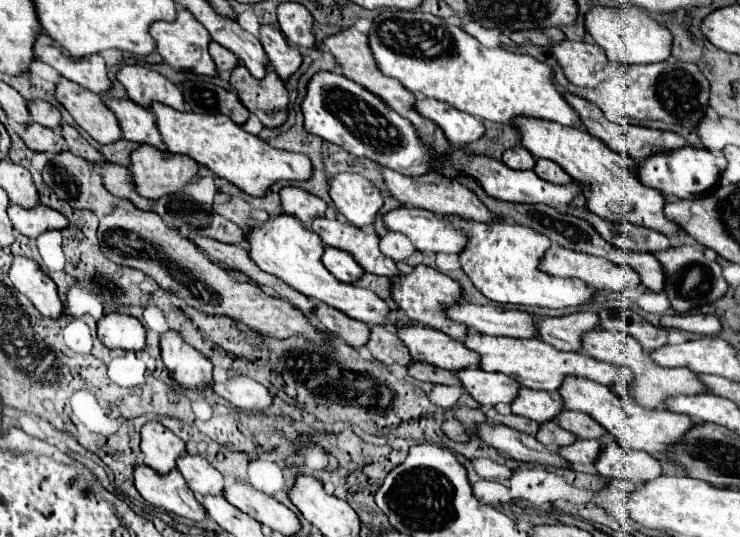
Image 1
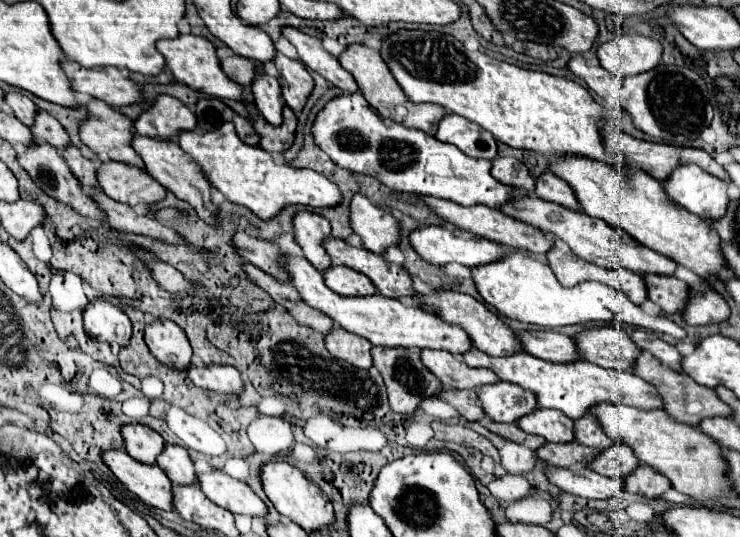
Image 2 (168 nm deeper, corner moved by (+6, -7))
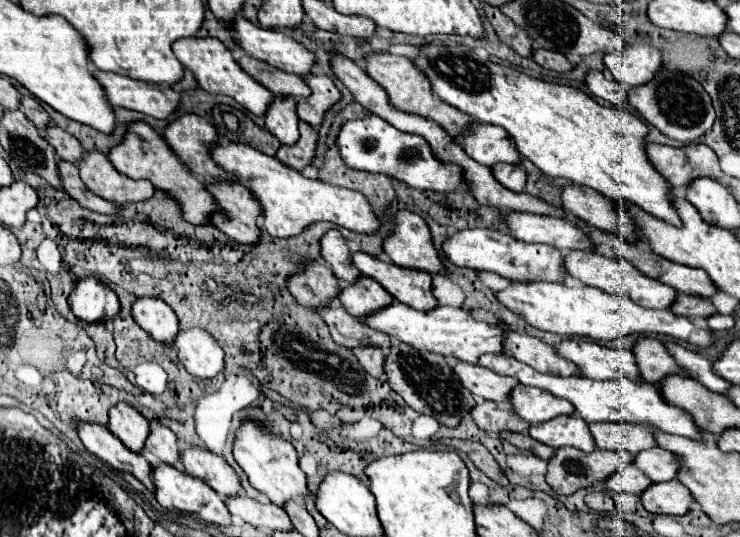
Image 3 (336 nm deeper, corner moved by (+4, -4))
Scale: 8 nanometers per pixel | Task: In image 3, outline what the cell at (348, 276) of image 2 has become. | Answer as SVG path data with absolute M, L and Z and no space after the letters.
M363 277L361 281L341 289L339 301L347 313L363 321L367 313L375 313L375 309L383 309L383 305L393 303L393 297L377 281Z

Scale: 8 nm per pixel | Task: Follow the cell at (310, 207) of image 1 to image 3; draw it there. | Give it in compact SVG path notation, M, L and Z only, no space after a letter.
M331 229L327 235L323 235L321 255L331 265L335 277L341 279L343 283L351 285L361 277L361 271L351 261L351 251L347 247L347 241L337 229Z

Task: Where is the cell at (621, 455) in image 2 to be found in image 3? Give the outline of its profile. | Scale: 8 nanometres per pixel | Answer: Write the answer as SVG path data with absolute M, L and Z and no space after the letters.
M655 447L655 449L647 449L637 453L633 467L641 469L645 475L649 475L655 483L659 481L671 481L677 479L677 471L679 471L679 459L675 453Z

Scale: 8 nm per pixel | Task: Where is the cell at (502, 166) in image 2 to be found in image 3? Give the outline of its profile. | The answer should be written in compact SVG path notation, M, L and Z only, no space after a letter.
M497 163L497 165L491 167L491 171L493 171L495 179L497 179L501 185L505 185L507 189L511 189L511 191L515 191L515 193L523 191L525 181L527 181L527 173L525 173L525 169L523 169L521 165Z

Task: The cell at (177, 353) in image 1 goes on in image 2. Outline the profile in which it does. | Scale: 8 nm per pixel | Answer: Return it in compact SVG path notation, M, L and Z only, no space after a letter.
M155 320L145 328L145 344L157 360L173 366L177 372L187 372L191 366L191 346L185 332L171 320Z

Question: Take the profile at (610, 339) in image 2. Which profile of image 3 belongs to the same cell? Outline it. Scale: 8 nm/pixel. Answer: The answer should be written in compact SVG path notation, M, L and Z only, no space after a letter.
M641 337L633 349L633 355L637 359L637 367L643 375L645 381L649 383L659 383L663 377L669 375L685 375L689 377L689 373L685 373L677 361L671 357L671 353L667 351L667 347L657 341L657 339L647 339Z

